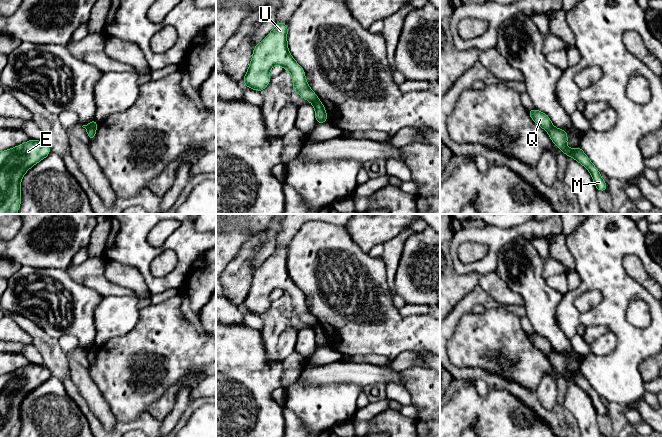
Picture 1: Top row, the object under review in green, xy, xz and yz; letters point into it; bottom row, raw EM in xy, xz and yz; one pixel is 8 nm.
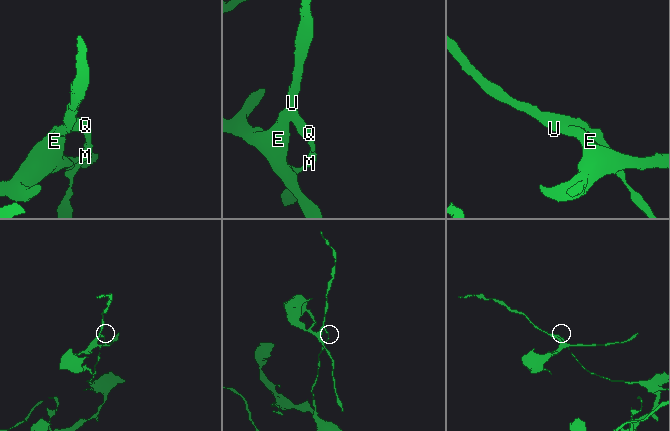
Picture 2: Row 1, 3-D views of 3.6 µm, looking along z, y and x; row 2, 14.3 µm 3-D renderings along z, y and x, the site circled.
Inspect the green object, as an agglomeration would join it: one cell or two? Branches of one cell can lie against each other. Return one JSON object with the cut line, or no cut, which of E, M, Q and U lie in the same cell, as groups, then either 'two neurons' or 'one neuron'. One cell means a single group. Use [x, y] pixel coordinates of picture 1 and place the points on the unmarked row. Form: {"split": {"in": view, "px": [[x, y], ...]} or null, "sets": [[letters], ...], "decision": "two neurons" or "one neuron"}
{"split": {"in": "xy", "px": [[96, 349], [87, 354]]}, "sets": [["E", "Q", "U"], ["M"]], "decision": "two neurons"}

